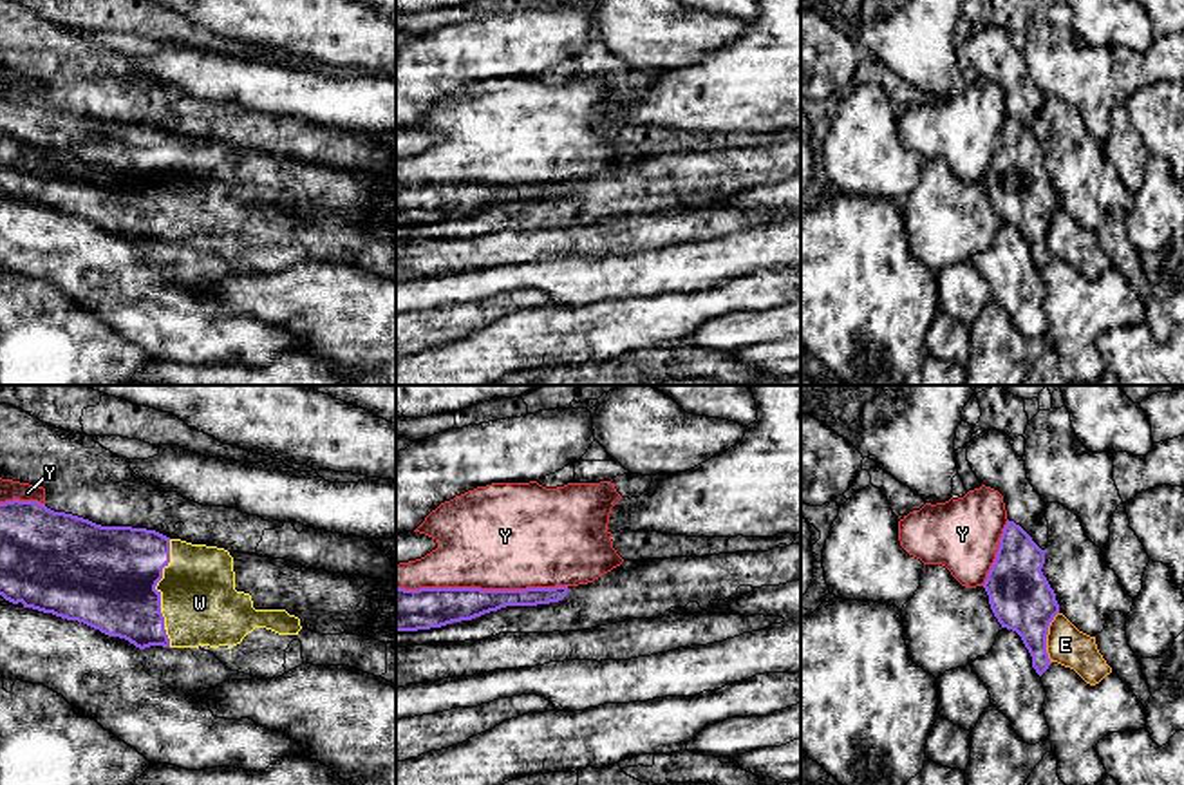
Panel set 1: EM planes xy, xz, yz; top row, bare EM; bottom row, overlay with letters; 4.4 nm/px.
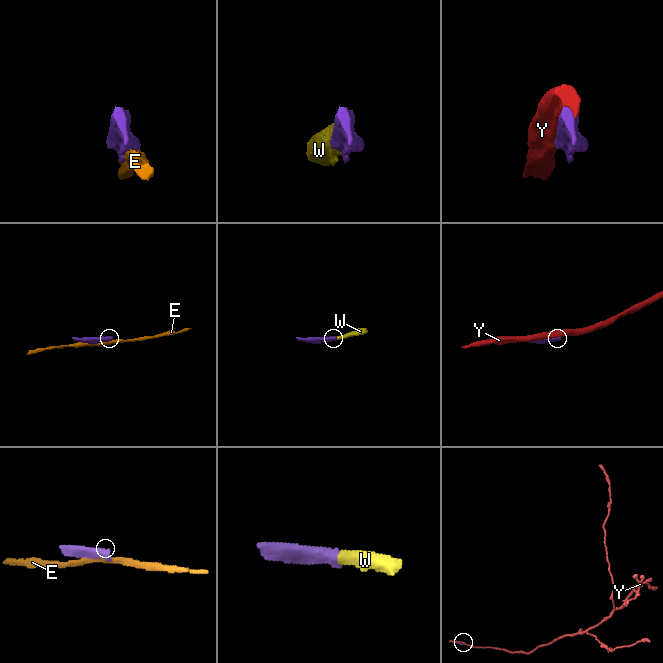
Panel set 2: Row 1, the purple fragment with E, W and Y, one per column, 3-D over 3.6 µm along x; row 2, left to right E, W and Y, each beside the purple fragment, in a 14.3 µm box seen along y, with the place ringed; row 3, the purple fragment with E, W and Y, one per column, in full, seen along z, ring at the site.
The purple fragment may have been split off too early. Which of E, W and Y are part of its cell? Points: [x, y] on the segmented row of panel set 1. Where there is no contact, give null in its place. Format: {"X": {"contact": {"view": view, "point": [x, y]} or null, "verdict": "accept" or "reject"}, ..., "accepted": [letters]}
{"E": {"contact": {"view": "yz", "point": [1045, 637]}, "verdict": "reject"}, "W": {"contact": {"view": "xy", "point": [159, 594]}, "verdict": "accept"}, "Y": {"contact": {"view": "xz", "point": [479, 588]}, "verdict": "reject"}, "accepted": ["W"]}

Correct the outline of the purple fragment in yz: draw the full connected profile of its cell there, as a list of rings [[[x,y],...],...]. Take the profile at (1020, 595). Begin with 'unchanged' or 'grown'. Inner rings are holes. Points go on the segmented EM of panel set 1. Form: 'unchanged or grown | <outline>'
unchanged | [[[1007,521],[996,559],[983,588],[1001,628],[1016,631],[1041,676],[1052,664],[1047,653],[1048,626],[1059,613],[1056,593],[1041,568],[1045,550],[1014,521]]]

